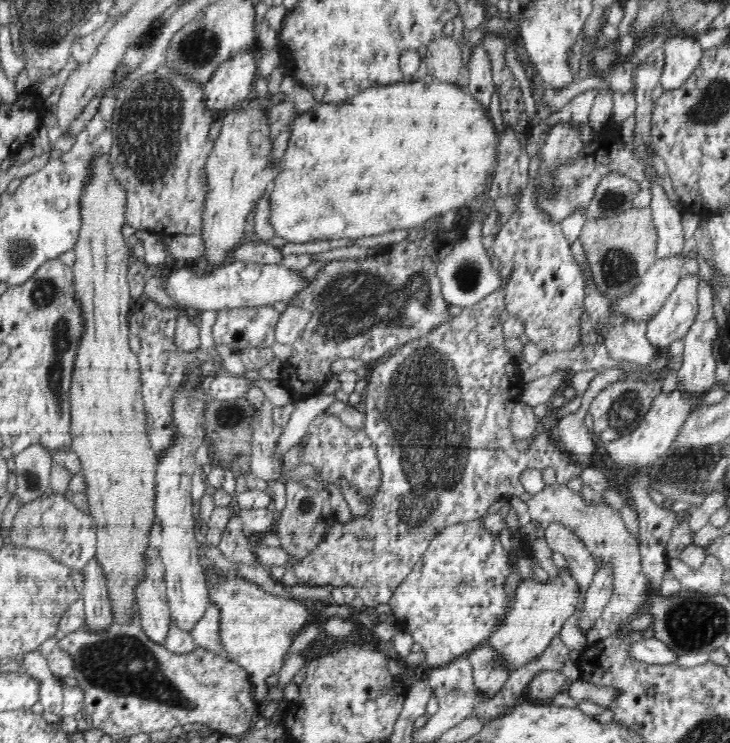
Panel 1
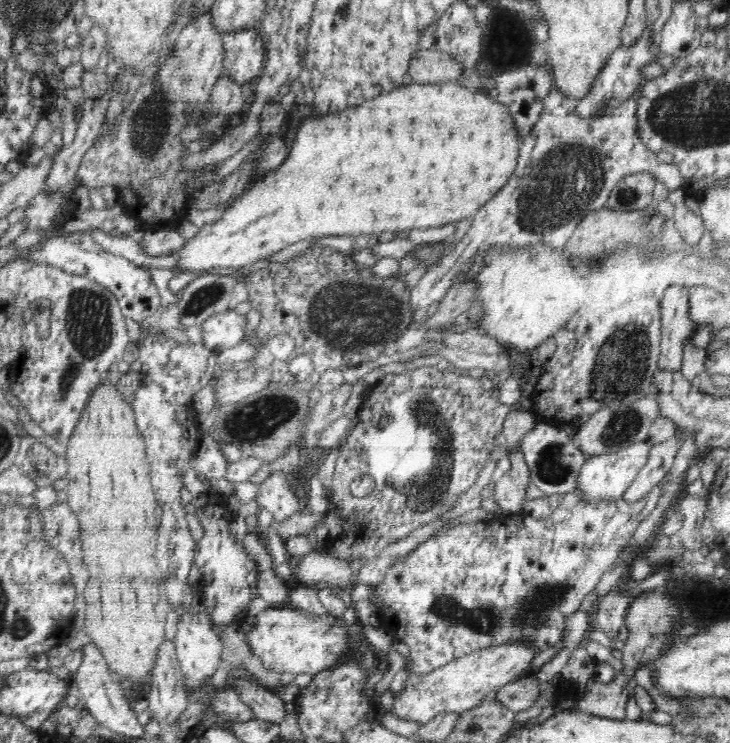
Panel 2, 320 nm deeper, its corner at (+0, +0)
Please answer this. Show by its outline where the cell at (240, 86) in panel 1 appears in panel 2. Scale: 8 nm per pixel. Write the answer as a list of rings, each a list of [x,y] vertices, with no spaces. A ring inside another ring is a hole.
[[[244,29],[223,35],[223,70],[238,84],[249,89],[262,74],[265,61],[265,37],[256,29]]]

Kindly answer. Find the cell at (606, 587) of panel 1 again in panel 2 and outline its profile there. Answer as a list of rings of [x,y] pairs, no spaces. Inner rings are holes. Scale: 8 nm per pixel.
[[[676,434],[667,441],[652,444],[646,464],[640,469],[639,475],[631,482],[623,499],[633,503],[648,495],[652,488],[667,475],[680,447],[680,439]]]

